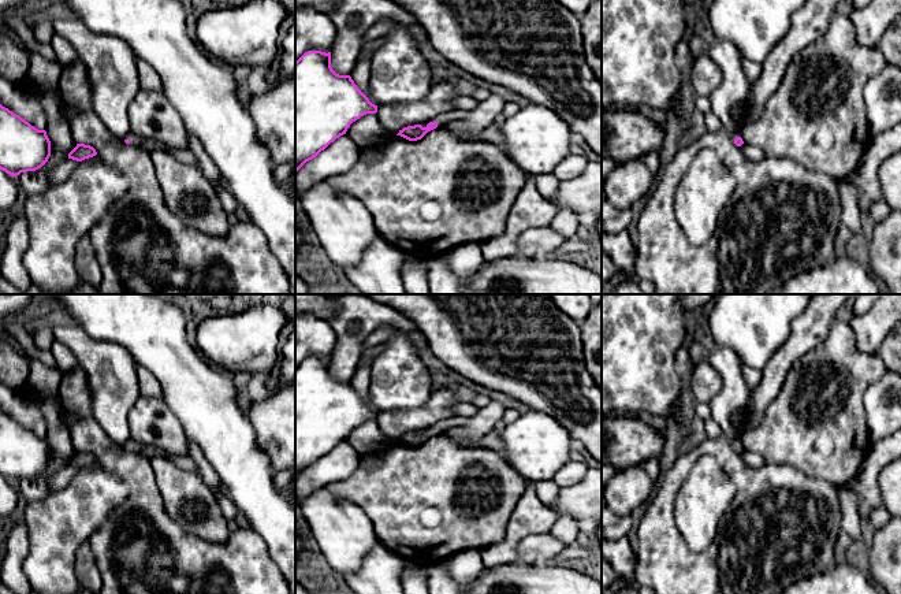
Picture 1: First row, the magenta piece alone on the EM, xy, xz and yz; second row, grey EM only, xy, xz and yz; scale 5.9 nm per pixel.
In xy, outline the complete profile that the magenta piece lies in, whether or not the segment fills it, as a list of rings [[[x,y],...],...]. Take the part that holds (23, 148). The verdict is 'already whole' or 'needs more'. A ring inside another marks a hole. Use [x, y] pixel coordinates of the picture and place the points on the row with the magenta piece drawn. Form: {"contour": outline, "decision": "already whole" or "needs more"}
{"contour": [[[0,104],[0,170],[16,177],[41,168],[51,156],[51,141],[19,115]]], "decision": "already whole"}

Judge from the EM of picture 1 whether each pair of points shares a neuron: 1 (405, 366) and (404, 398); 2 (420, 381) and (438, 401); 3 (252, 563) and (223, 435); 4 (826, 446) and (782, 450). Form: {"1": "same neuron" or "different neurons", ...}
{"1": "same neuron", "2": "different neurons", "3": "different neurons", "4": "same neuron"}

